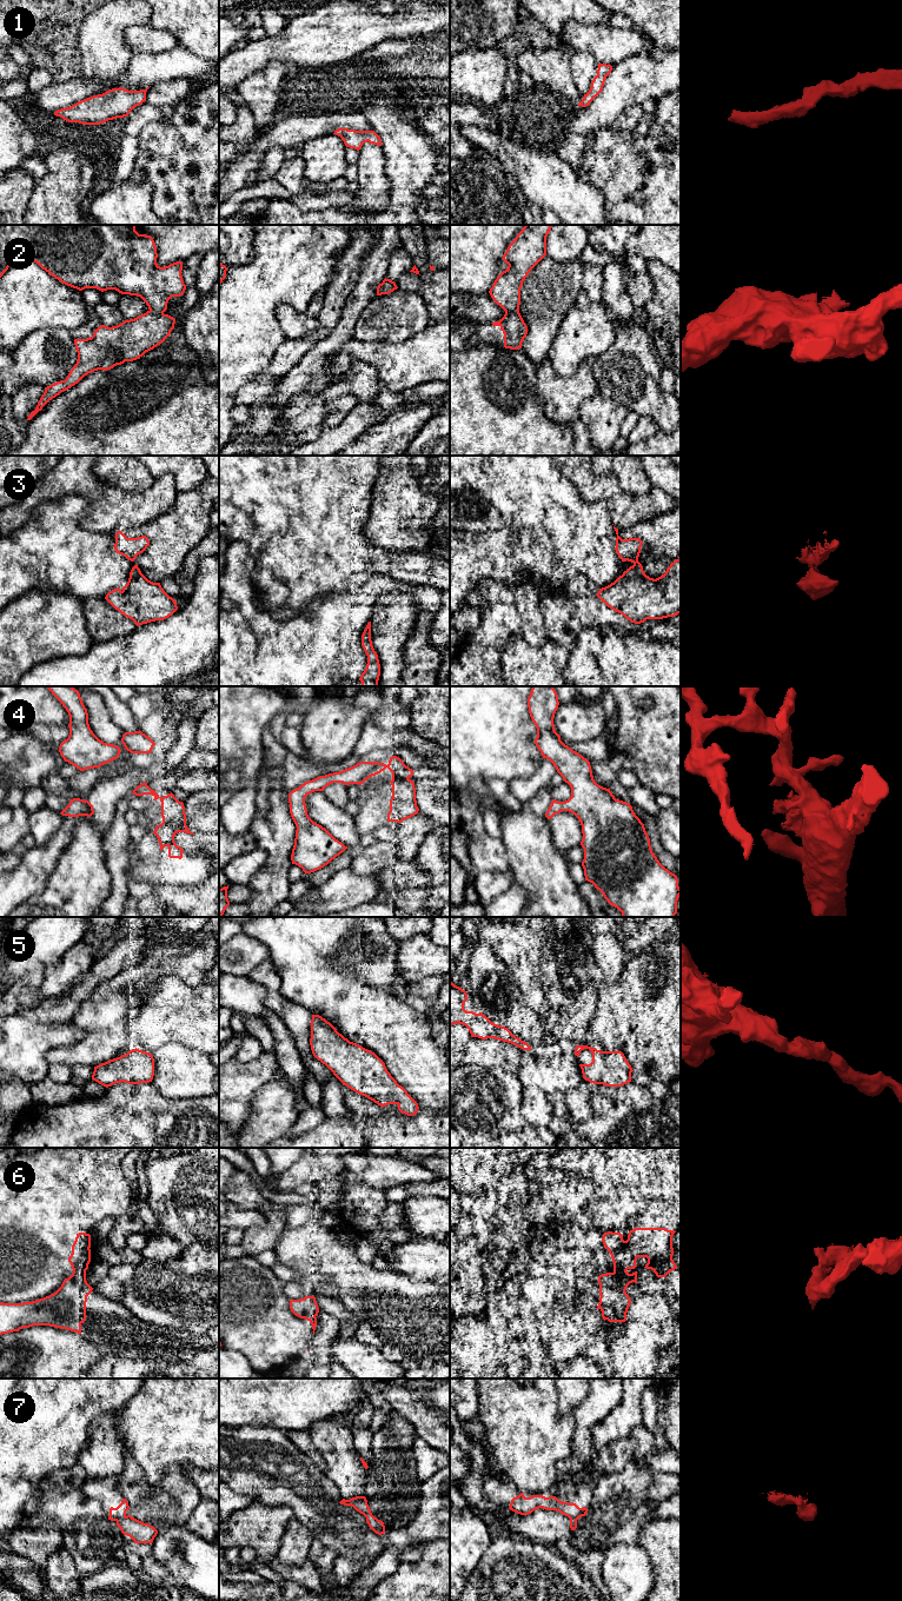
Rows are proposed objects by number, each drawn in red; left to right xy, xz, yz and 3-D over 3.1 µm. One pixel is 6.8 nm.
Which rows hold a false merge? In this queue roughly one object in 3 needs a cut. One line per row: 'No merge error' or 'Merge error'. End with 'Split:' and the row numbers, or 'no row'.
1: No merge error
2: Merge error
3: Merge error
4: No merge error
5: No merge error
6: Merge error
7: Merge error
Split: 2, 3, 6, 7

